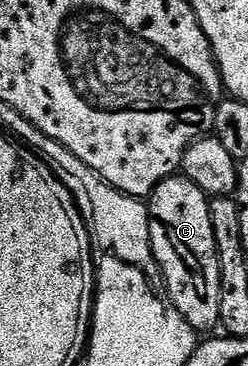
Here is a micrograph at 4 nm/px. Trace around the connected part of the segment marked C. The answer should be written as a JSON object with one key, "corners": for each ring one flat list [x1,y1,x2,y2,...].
{"corners":[[176,173,171,178,161,181,161,185,157,185,157,189,151,194,147,203,147,216,151,218,149,221,151,251,163,275,167,298,196,332,203,333,210,327,218,328,221,313,221,269,217,241,213,237,211,199,201,189,197,189,193,181,184,179,182,174]]}

